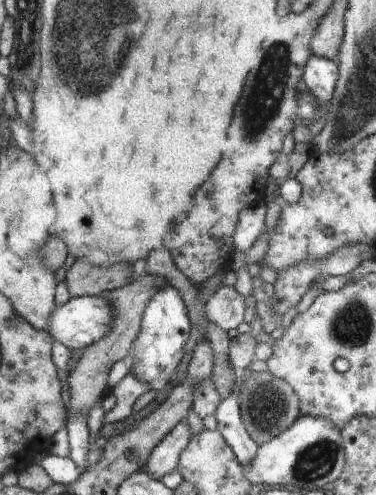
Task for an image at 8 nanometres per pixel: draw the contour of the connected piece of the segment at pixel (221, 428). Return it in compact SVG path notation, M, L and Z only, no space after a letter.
M234 394L221 400L214 415L218 424L217 431L233 450L240 466L248 468L254 462L259 446L244 428L237 395Z

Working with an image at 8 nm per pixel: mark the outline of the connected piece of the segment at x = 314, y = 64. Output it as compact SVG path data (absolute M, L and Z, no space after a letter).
M310 56L302 78L303 88L309 89L315 96L315 106L328 106L332 102L334 89L339 75L336 60L328 60L319 56Z

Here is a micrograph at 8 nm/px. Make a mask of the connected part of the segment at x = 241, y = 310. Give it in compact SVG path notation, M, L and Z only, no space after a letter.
M231 286L217 289L205 302L205 316L208 322L226 332L238 328L244 322L245 309L244 296Z

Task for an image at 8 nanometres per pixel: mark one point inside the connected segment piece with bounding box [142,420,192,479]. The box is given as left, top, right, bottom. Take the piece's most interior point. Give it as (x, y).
(164, 458)

